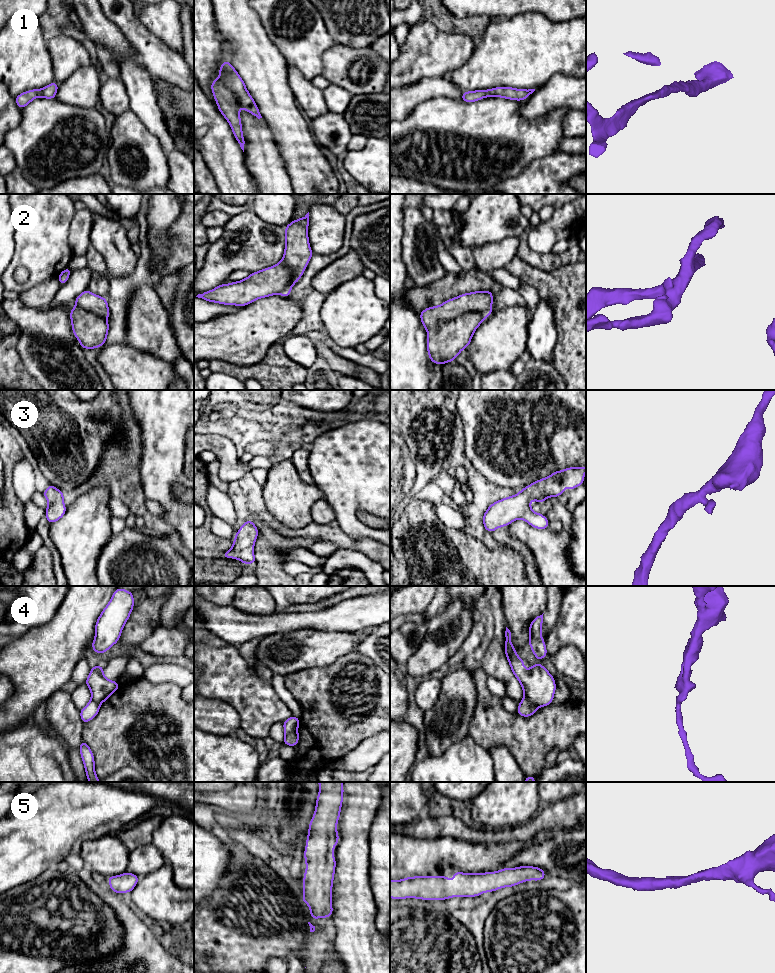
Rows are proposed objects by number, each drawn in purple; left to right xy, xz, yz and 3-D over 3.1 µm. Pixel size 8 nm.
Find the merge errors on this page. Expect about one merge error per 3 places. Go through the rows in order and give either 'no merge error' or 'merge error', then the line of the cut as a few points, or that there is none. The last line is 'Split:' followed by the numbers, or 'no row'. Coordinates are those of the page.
1: no merge error | no cut
2: no merge error | no cut
3: no merge error | no cut
4: merge error | yz (525, 695), (538, 706)
5: no merge error | no cut
Split: 4

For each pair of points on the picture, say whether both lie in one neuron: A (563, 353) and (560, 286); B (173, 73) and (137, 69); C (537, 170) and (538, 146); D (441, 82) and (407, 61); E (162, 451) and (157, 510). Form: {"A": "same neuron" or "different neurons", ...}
{"A": "same neuron", "B": "different neurons", "C": "different neurons", "D": "different neurons", "E": "different neurons"}

